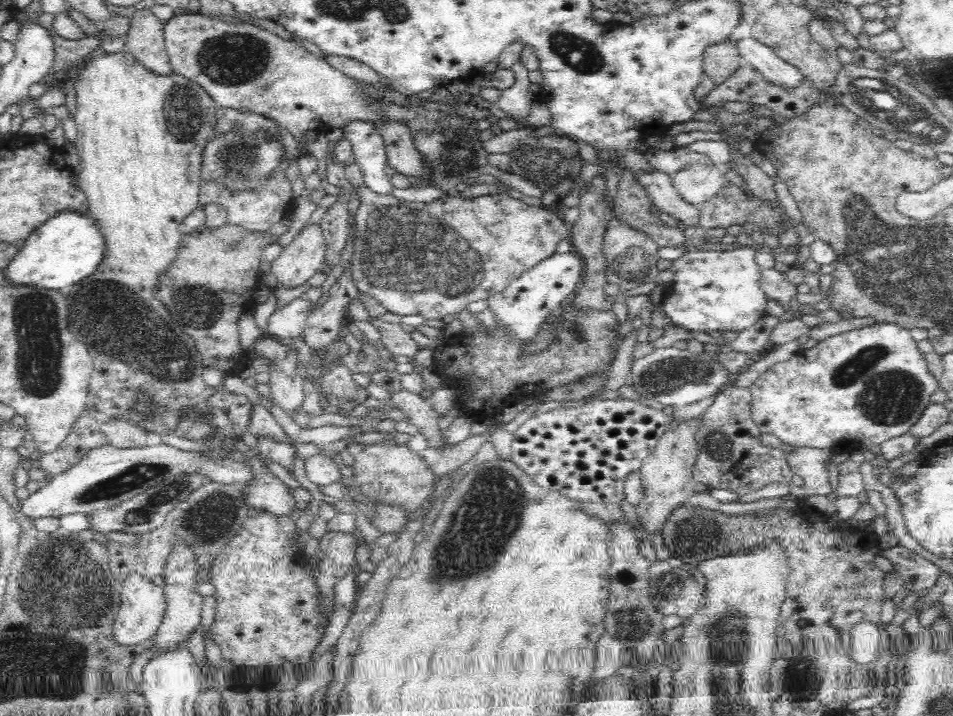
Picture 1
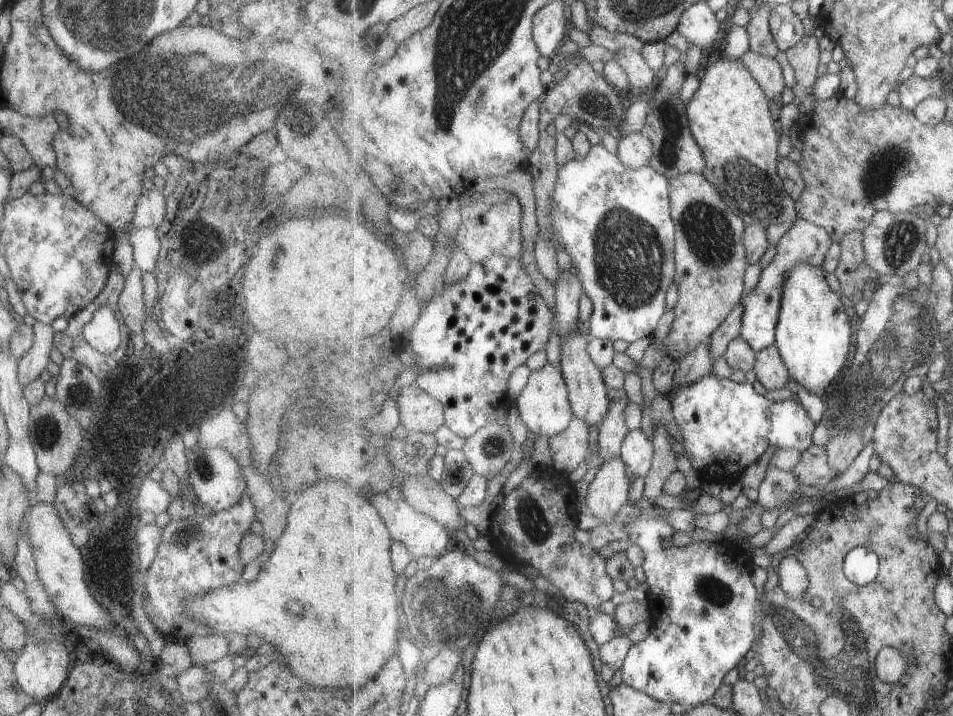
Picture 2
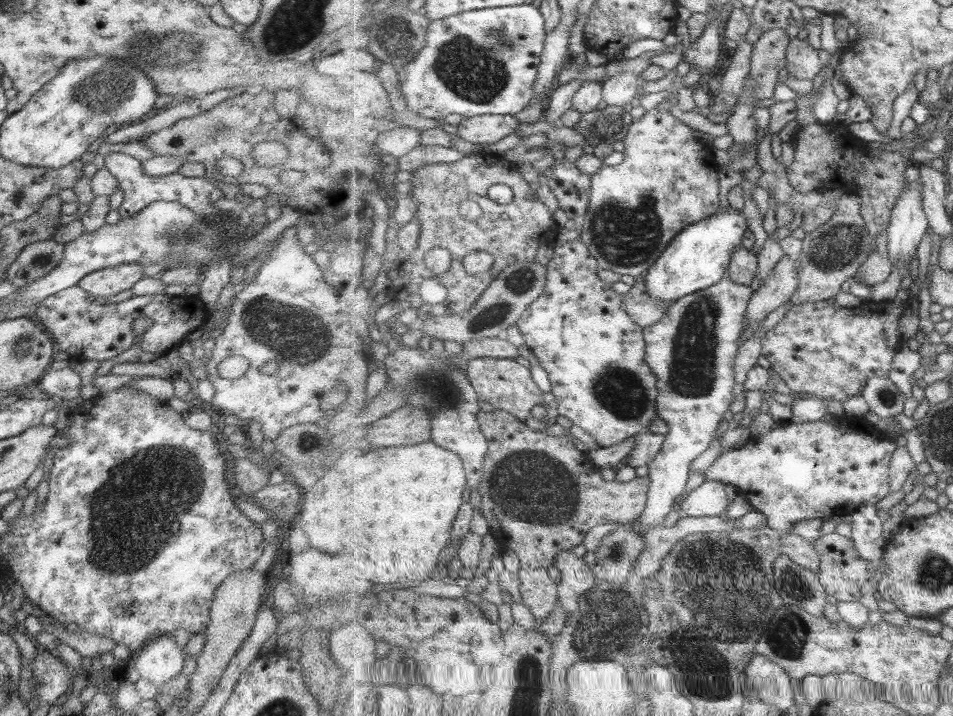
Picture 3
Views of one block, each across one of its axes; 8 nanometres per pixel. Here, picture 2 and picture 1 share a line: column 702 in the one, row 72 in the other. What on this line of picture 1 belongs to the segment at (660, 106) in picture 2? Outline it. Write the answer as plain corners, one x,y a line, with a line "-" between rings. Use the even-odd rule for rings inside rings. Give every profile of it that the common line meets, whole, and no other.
150,9
137,10
130,18
123,50
151,74
172,76
173,70
165,49
163,22

